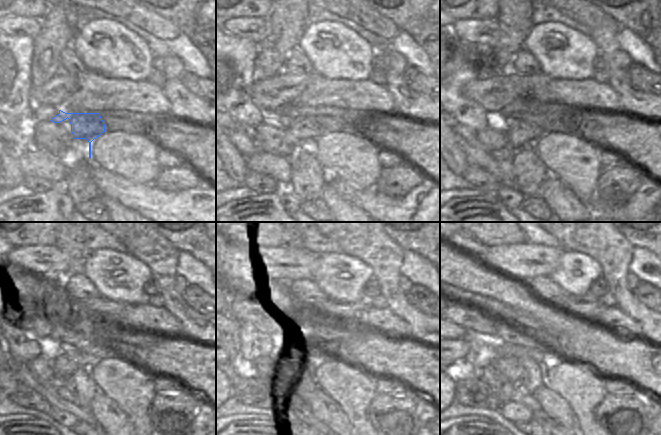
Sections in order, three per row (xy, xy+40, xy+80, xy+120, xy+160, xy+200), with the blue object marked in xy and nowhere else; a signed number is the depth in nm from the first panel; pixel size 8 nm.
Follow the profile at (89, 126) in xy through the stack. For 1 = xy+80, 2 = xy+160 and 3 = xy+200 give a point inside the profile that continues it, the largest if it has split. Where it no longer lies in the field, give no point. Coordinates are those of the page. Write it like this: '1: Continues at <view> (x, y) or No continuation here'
1: Continues at xy+80 (519, 134)
2: Continues at xy+160 (288, 360)
3: Continues at xy+200 (508, 366)

